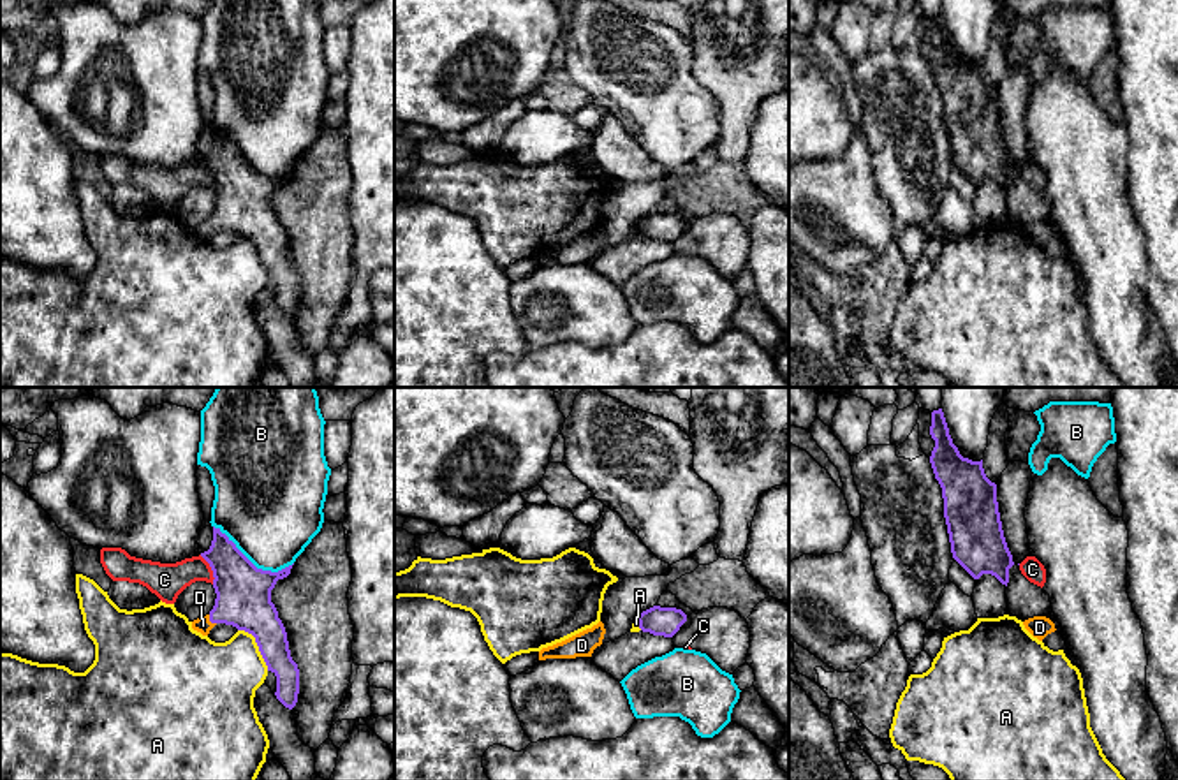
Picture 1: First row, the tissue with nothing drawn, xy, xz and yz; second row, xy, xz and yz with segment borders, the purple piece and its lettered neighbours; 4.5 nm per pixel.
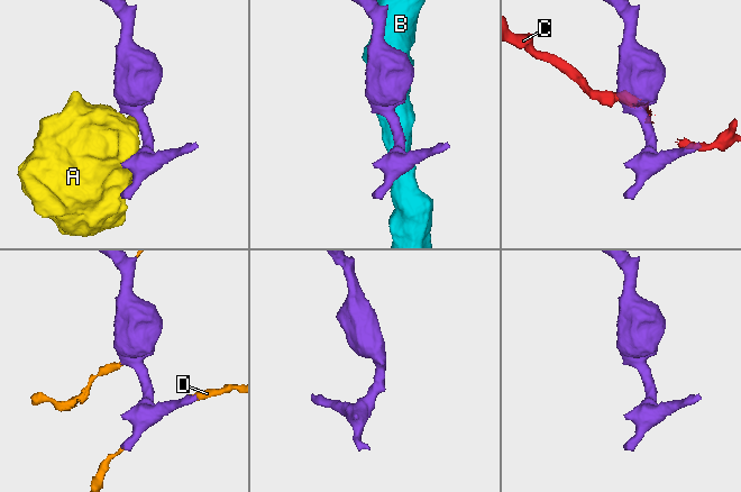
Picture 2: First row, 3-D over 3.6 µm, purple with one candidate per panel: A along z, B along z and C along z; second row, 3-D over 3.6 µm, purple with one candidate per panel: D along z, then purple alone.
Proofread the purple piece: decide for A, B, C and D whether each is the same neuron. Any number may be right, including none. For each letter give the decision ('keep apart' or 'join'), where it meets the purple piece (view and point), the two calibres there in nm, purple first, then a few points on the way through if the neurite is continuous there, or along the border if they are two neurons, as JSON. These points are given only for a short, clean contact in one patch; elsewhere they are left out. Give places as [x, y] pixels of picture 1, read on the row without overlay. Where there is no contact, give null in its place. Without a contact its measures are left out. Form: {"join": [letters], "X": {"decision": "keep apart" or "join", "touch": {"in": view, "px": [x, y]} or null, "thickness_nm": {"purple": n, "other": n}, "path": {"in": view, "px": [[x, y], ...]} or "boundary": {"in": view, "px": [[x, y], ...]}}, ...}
{"join": ["D"], "A": {"decision": "keep apart", "touch": {"in": "xy", "px": [257, 250]}, "thickness_nm": {"purple": 260, "other": 360}}, "B": {"decision": "keep apart", "touch": {"in": "xy", "px": [252, 169]}, "thickness_nm": {"purple": 260, "other": 440}}, "C": {"decision": "keep apart", "touch": {"in": "xy", "px": [212, 175]}, "thickness_nm": {"purple": 260, "other": 160}, "boundary": {"in": "xy", "px": [[199, 161], [208, 169], [213, 189]]}}, "D": {"decision": "join", "touch": {"in": "xy", "px": [210, 226]}, "thickness_nm": {"purple": 260, "other": 70}}}

